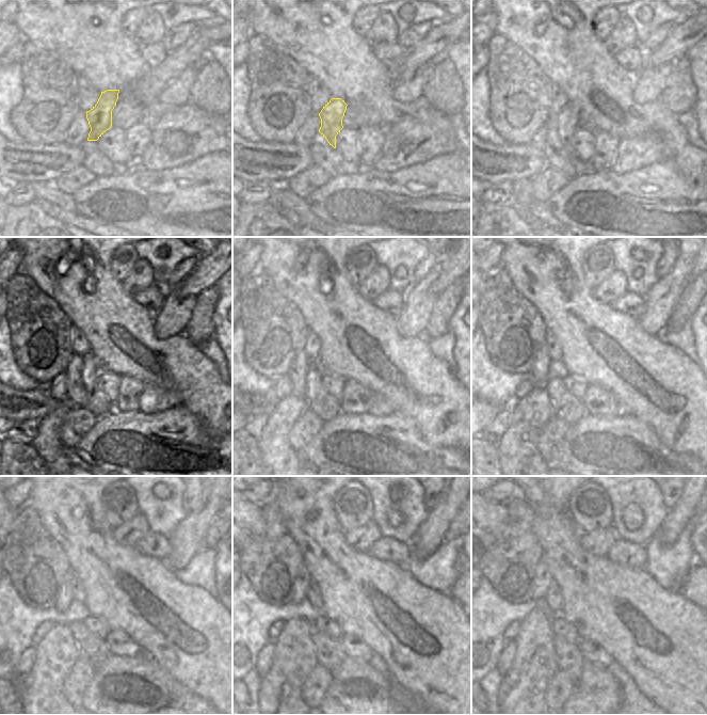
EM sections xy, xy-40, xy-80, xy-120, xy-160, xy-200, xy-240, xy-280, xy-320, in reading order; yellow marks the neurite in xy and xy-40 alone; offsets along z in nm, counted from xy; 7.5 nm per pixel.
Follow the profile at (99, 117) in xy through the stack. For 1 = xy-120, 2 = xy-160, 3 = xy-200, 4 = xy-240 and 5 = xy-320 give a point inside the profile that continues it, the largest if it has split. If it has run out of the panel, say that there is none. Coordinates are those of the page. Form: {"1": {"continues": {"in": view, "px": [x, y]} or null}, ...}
{"1": {"continues": {"in": "xy-120", "px": [98, 403]}}, "2": {"continues": {"in": "xy-160", "px": [326, 407]}}, "3": {"continues": {"in": "xy-200", "px": [566, 407]}}, "4": {"continues": {"in": "xy-240", "px": [91, 649]}}, "5": {"continues": {"in": "xy-320", "px": [569, 660]}}}

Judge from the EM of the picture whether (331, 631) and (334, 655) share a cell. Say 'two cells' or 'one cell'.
two cells

